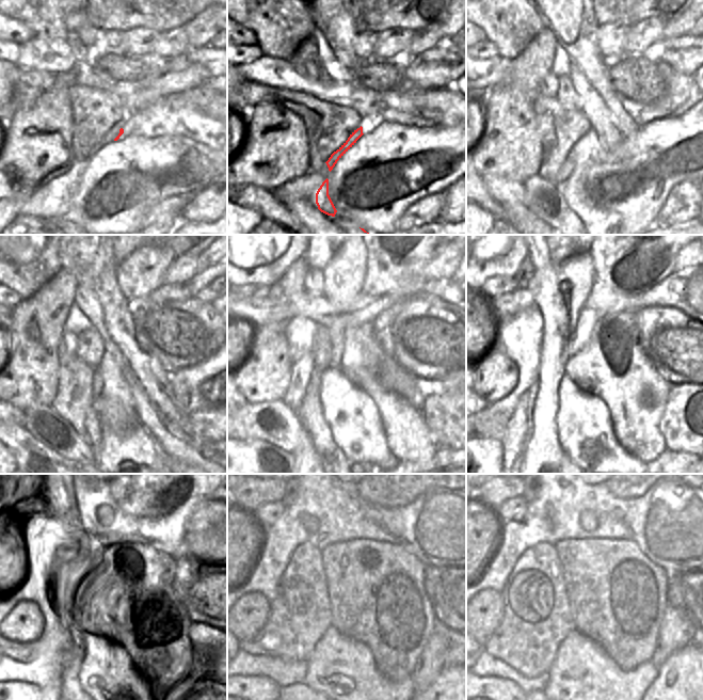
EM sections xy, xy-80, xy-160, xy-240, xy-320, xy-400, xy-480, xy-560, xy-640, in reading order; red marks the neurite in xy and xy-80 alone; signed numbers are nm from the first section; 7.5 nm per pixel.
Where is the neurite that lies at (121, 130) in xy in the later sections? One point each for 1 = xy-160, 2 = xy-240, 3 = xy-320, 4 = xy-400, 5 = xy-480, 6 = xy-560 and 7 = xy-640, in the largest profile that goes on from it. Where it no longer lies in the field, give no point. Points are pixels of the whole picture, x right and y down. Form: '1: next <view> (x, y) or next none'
1: next xy-160 (588, 150)
2: next xy-240 (127, 445)
3: next xy-320 (352, 416)
4: next xy-400 (585, 432)
5: next xy-480 (106, 673)
6: next xy-560 (342, 669)
7: next xy-640 (582, 673)

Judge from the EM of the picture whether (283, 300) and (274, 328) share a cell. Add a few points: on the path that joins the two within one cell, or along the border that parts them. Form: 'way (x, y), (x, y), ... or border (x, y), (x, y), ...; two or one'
way (280, 306), (277, 321); one

